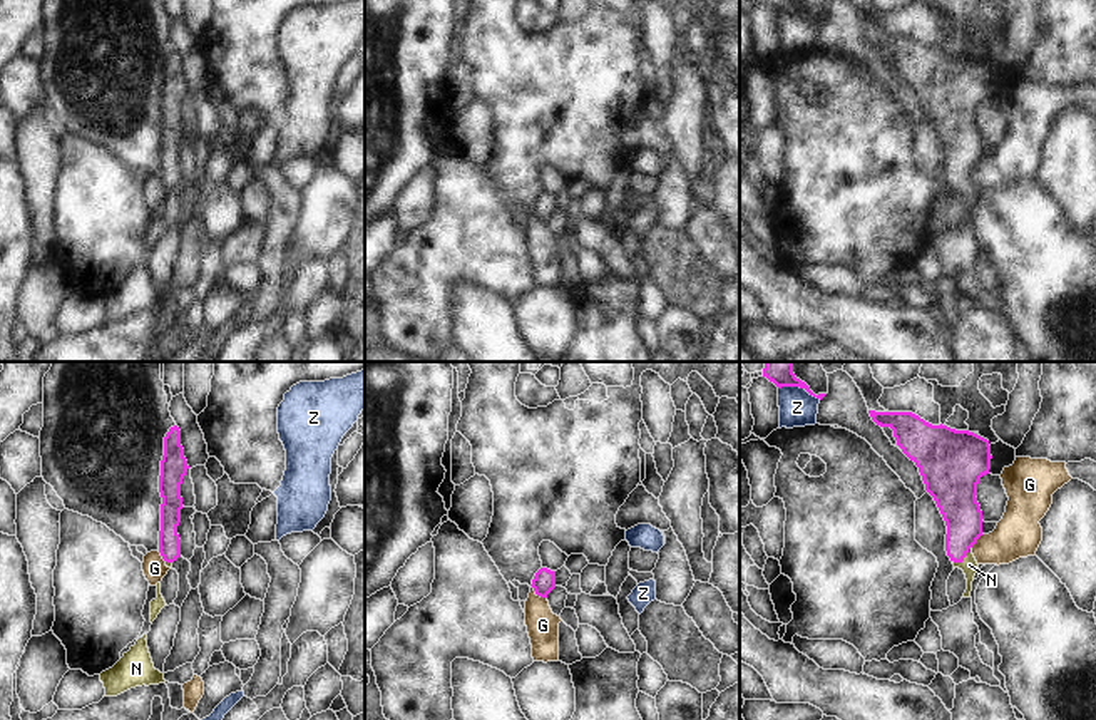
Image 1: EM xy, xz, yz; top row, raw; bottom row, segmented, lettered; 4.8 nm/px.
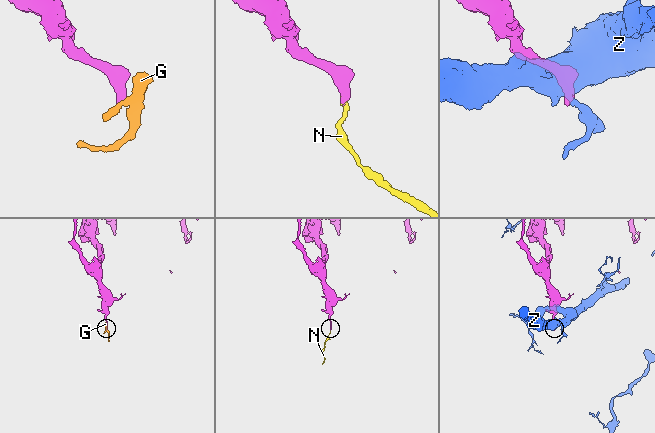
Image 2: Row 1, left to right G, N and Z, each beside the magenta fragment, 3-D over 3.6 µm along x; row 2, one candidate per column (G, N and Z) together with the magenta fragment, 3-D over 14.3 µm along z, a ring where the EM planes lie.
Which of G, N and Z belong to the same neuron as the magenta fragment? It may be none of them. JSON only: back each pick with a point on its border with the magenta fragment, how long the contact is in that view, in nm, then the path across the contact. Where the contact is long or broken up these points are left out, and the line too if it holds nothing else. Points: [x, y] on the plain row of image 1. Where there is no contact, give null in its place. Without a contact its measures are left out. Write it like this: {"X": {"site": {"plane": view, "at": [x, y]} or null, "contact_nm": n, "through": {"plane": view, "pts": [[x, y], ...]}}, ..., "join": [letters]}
{"N": {"site": {"plane": "yz", "at": [964, 181]}, "contact_nm": 120, "through": {"plane": "yz", "pts": [[959, 133], [964, 181], [969, 190]]}}, "join": ["N"]}

